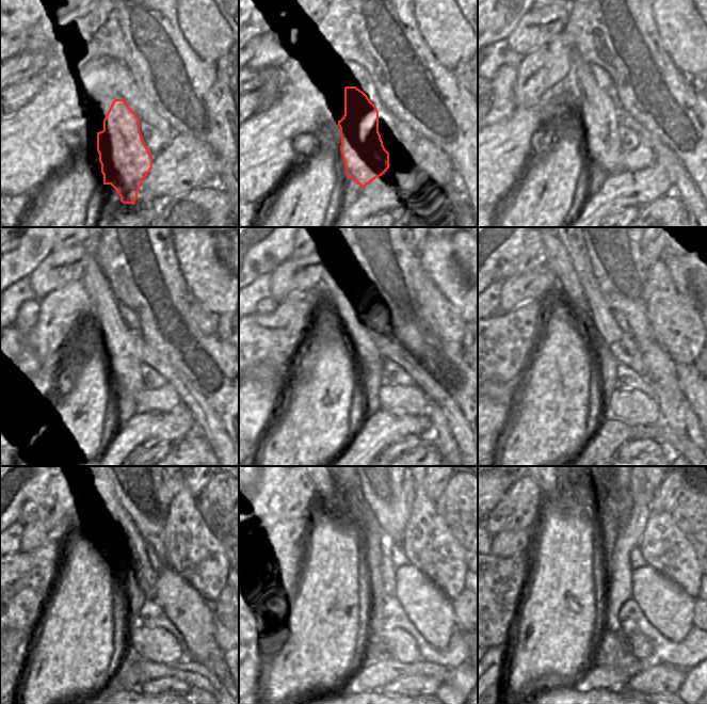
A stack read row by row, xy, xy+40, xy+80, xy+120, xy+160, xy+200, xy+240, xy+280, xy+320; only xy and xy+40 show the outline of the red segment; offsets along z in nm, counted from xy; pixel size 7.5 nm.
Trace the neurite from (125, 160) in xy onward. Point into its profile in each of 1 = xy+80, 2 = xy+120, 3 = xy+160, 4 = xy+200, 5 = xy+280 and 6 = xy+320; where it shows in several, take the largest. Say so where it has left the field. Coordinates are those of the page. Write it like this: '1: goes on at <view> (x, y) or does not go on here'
1: goes on at xy+80 (600, 116)
2: goes on at xy+120 (122, 346)
3: goes on at xy+160 (332, 286)
4: goes on at xy+200 (558, 258)
5: goes on at xy+280 (325, 488)
6: goes on at xy+320 (548, 488)

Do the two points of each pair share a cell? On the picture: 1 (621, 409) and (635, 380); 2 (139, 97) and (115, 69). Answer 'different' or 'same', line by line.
1: different
2: same

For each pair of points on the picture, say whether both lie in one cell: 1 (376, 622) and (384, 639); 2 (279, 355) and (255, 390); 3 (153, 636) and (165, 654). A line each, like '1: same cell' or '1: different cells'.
1: different cells
2: different cells
3: same cell

